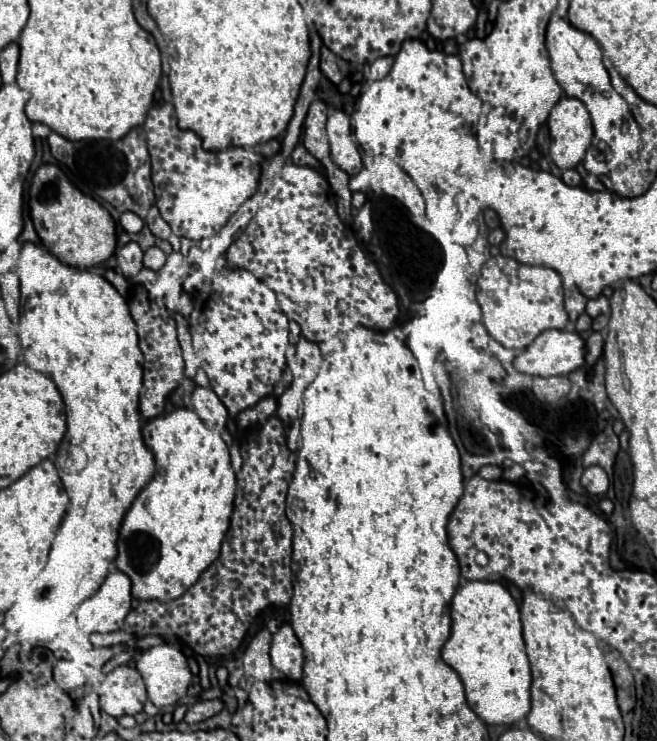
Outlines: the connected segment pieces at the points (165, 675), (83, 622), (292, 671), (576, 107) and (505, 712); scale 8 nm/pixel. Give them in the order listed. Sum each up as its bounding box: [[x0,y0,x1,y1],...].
[[136,643,192,709],[76,571,132,633],[270,623,304,681],[550,97,592,169],[442,581,530,725]]

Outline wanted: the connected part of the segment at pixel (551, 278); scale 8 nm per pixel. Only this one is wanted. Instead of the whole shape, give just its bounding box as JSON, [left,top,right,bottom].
[478,255,568,349]

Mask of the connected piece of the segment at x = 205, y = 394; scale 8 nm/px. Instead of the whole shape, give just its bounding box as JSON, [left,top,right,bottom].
[192,387,228,431]

